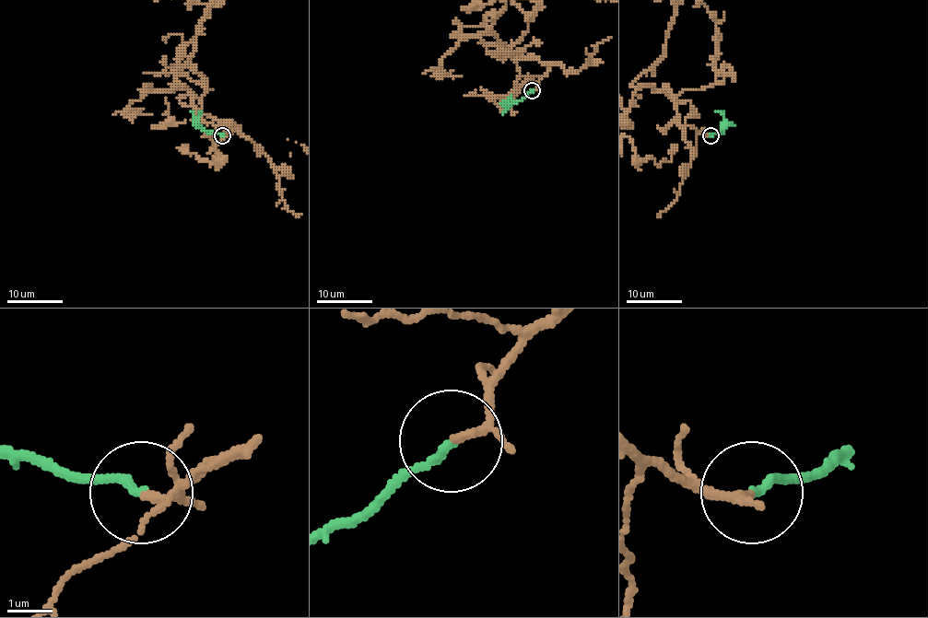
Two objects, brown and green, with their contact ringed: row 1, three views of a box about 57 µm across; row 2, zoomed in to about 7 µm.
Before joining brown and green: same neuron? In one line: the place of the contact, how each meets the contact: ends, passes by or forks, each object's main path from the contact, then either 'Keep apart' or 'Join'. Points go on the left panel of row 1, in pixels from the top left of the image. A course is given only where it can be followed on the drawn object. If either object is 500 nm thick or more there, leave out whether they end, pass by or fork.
Place: (222, 135). At the ring brown passes by. At the ring green ends. Course of green: (221, 135), (202, 127), (201, 110). Join

